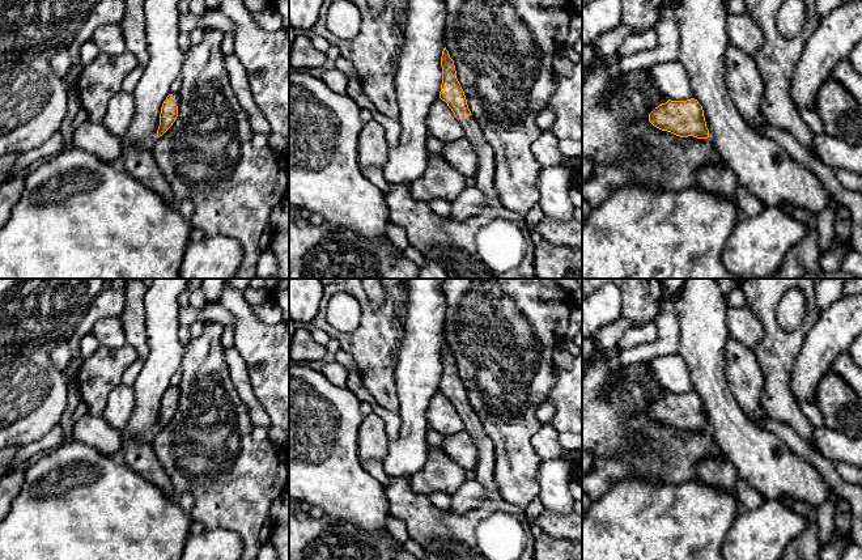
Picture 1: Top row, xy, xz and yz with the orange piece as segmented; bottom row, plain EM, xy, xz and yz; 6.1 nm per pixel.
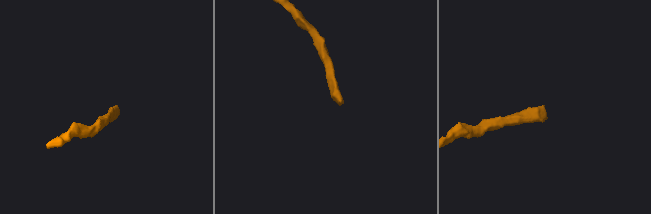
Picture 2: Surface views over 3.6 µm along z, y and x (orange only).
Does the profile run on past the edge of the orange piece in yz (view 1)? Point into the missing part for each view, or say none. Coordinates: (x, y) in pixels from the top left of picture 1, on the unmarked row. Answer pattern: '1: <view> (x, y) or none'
1: none

